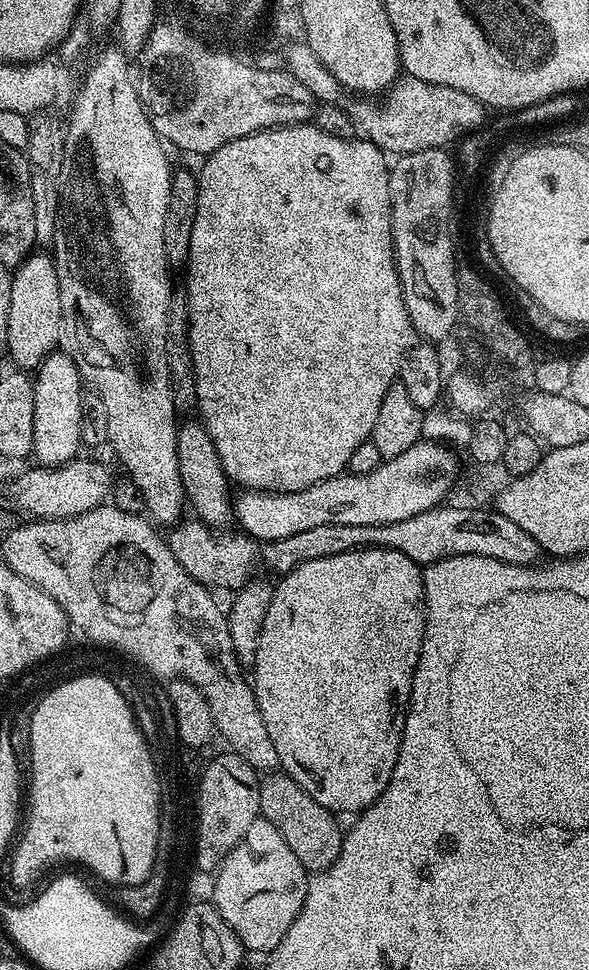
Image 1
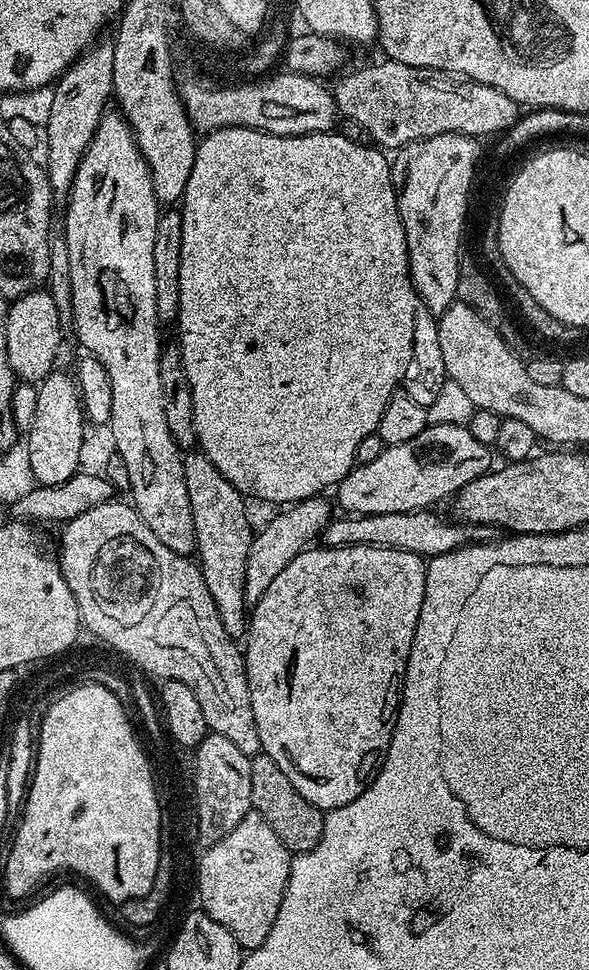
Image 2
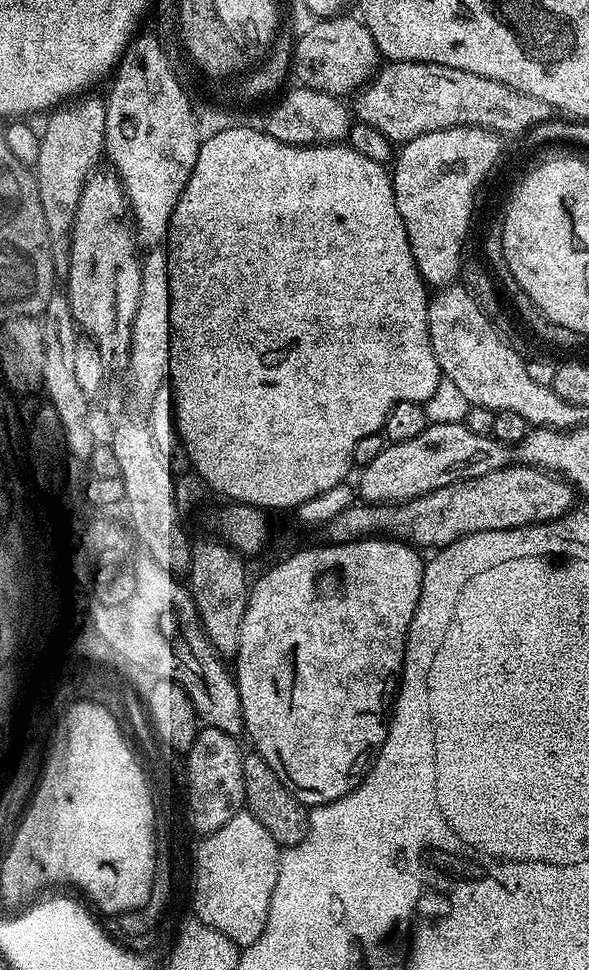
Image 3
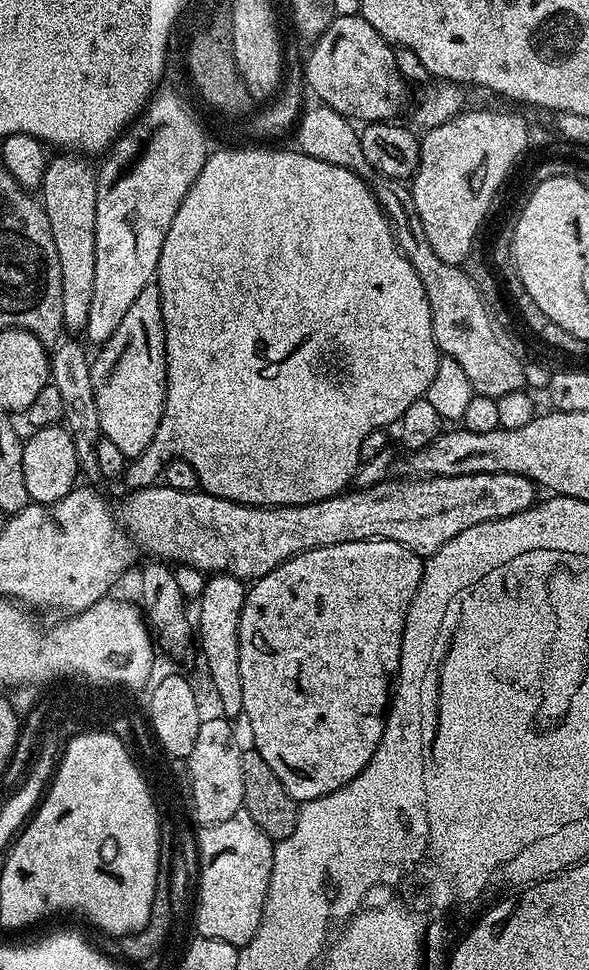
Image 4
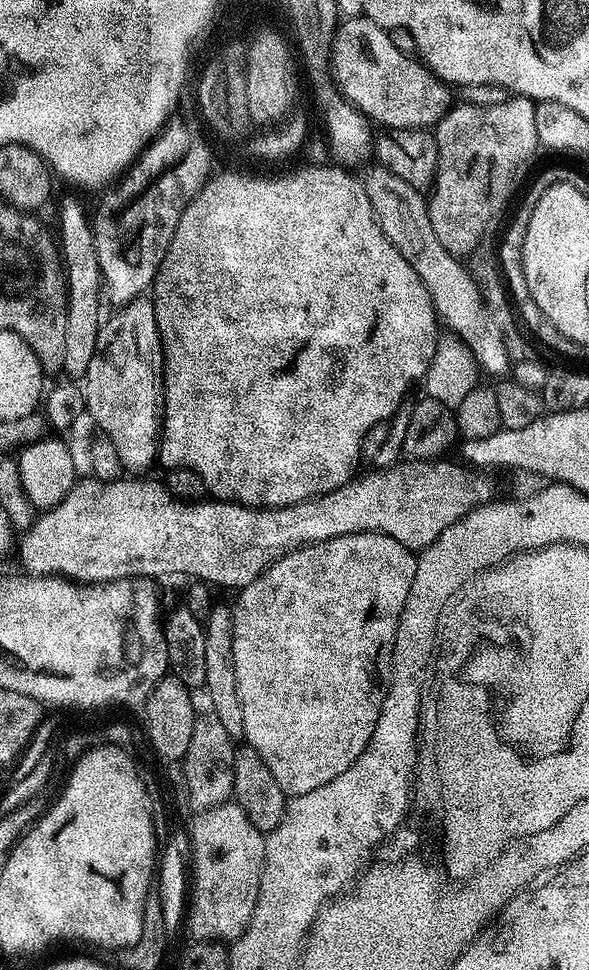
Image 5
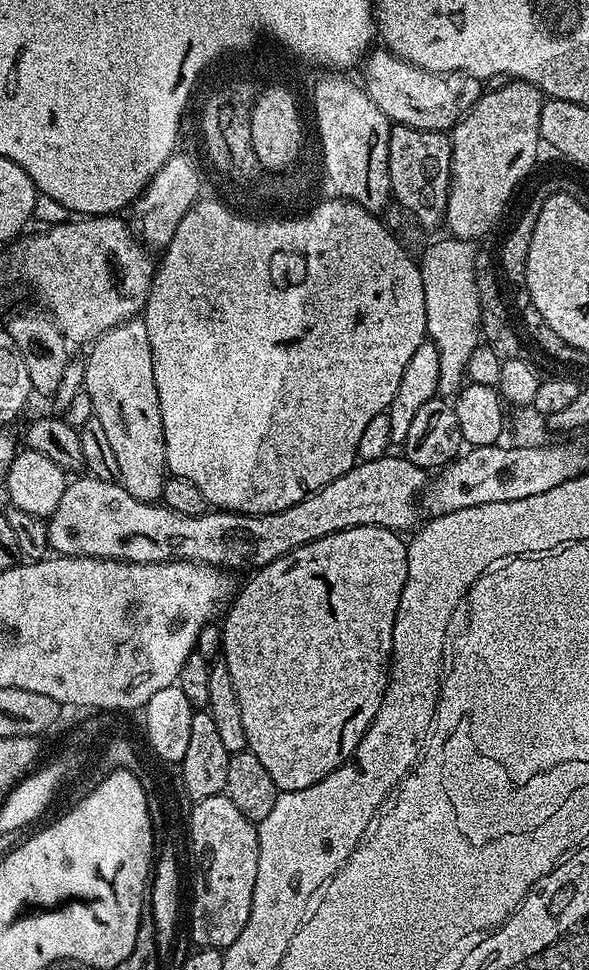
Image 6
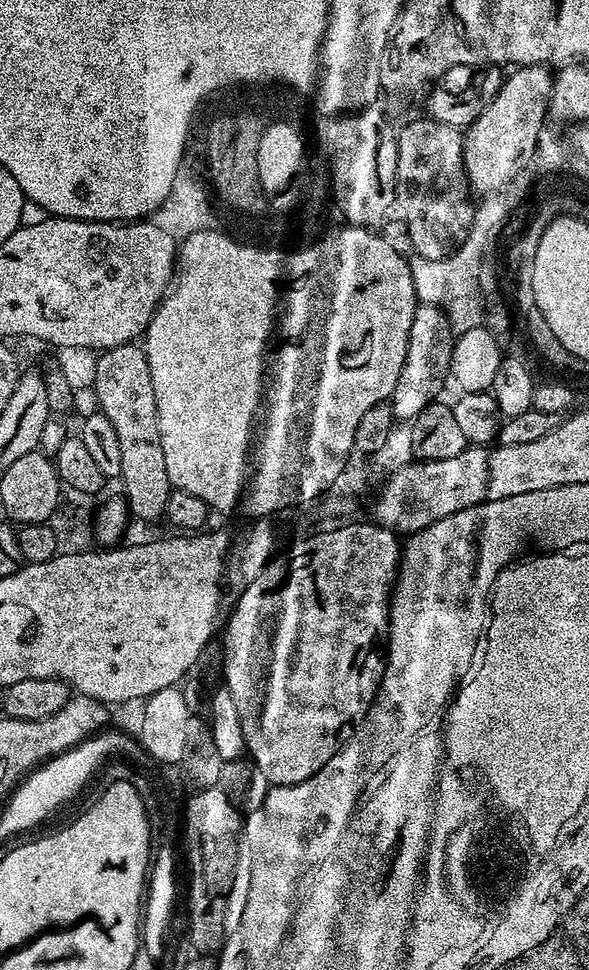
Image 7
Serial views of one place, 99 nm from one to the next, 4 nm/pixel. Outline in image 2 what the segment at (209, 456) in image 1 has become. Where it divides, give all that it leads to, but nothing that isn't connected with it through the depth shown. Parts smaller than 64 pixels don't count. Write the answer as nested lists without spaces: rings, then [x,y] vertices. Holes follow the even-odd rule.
[[[199,450],[189,451],[184,456],[184,477],[186,494],[190,494],[190,514],[194,514],[195,555],[206,590],[210,590],[210,598],[214,598],[226,634],[233,638],[243,637],[250,623],[250,612],[244,603],[246,558],[254,535],[254,527],[248,521],[248,508],[244,505],[247,504],[245,497],[222,478],[218,466]]]

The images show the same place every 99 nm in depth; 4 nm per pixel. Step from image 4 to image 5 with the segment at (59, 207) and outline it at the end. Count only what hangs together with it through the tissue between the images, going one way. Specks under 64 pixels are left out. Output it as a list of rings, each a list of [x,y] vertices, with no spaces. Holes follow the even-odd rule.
[[[64,200],[60,204],[60,236],[58,252],[62,257],[62,272],[66,277],[68,313],[66,314],[66,351],[62,362],[63,375],[69,381],[83,381],[86,370],[90,370],[90,358],[98,346],[98,334],[102,323],[100,316],[100,288],[102,277],[98,254],[95,252],[95,236],[89,217],[84,217],[84,208],[76,200]]]

